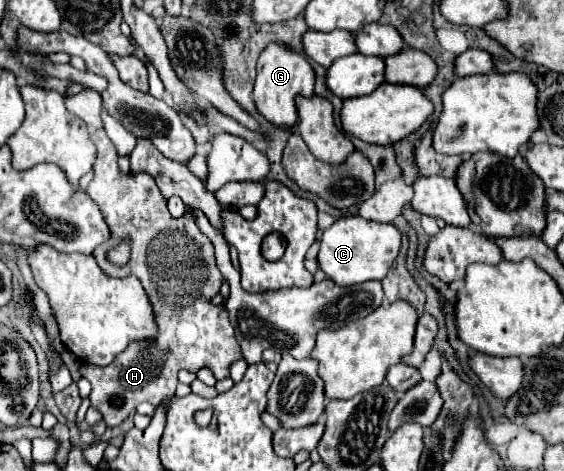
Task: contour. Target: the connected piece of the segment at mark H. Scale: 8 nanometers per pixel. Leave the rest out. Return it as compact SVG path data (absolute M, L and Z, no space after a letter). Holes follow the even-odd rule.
M94 130L92 142L98 148L98 158L94 164L94 180L86 192L98 204L110 228L110 240L100 244L92 256L108 276L122 278L134 274L142 282L160 328L154 340L130 344L110 366L102 368L89 363L80 366L82 377L92 384L90 404L100 410L104 422L114 428L122 424L140 402L148 400L152 406L160 406L162 400L172 398L178 386L176 374L182 368L190 368L190 372L210 368L216 380L228 378L230 366L242 358L242 350L234 338L226 308L212 304L212 298L220 292L222 274L216 266L214 246L210 238L200 232L194 214L172 218L152 176L144 172L136 176L120 174L119 155L104 130ZM122 238L130 238L132 242L130 264L106 264L106 250L116 246Z

